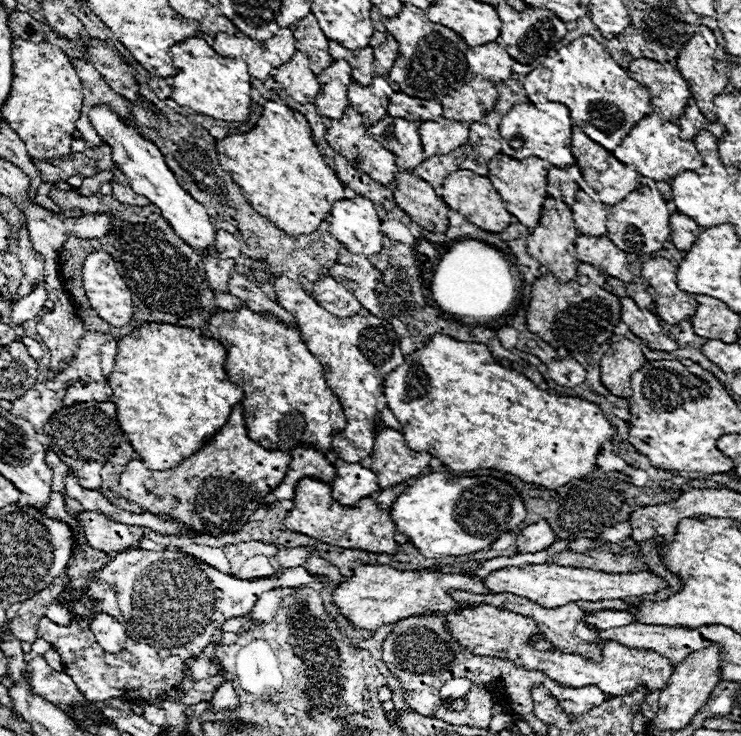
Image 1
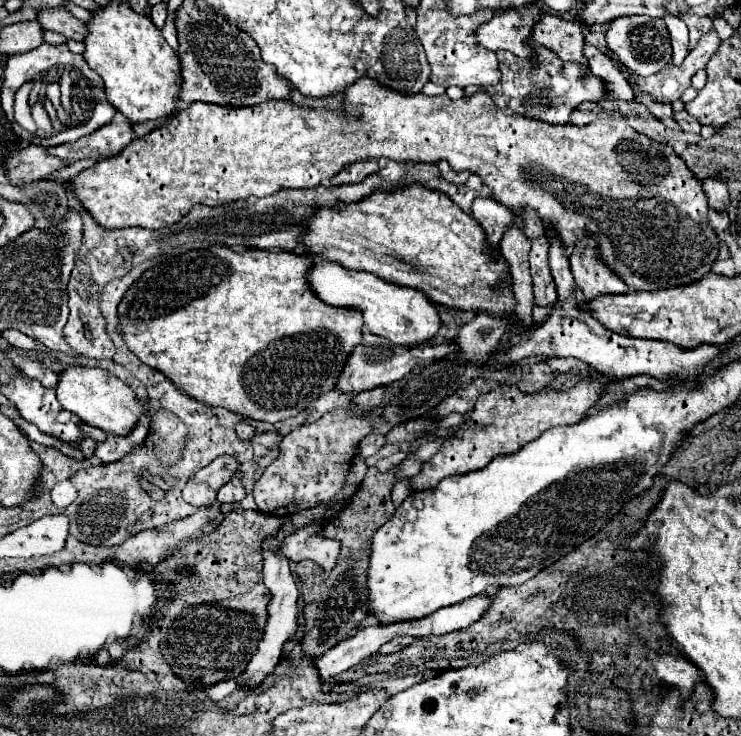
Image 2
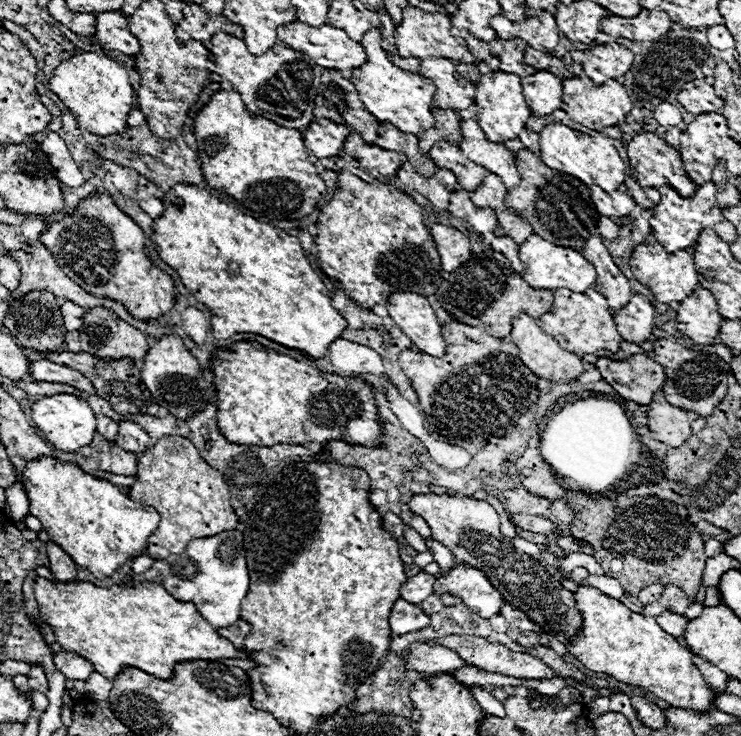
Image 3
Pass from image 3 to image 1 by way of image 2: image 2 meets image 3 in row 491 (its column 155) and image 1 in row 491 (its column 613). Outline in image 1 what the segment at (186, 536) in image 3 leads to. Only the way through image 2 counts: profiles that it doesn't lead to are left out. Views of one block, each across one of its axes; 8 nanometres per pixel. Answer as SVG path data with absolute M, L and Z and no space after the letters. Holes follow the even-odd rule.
M238 404L230 420L186 462L170 470L148 470L140 458L126 464L118 494L152 514L168 514L200 534L222 536L236 532L258 510L262 496L272 492L290 466L290 452L272 452L246 436L244 412Z

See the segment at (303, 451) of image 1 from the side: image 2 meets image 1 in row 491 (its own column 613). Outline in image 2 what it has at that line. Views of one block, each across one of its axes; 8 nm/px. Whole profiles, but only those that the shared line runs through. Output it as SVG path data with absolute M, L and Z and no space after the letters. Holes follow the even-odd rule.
M584 246L584 250L576 250L570 258L570 268L576 284L584 294L584 302L594 300L602 294L626 294L628 286L614 278L612 270L600 266L596 258L592 258L592 246Z

